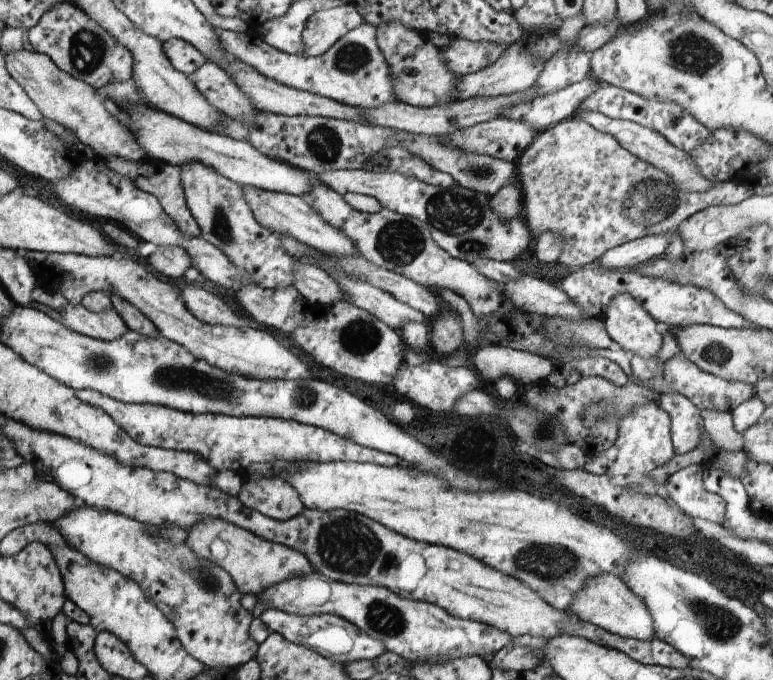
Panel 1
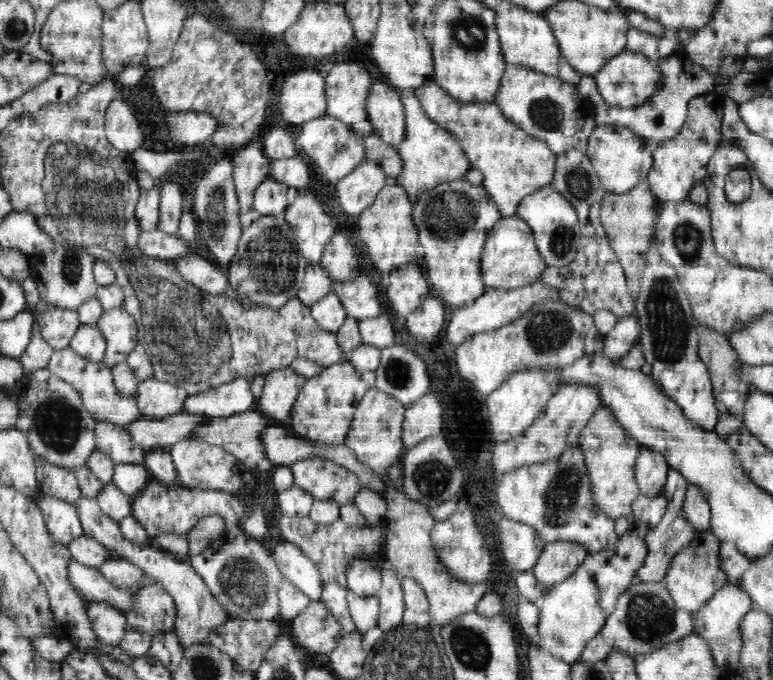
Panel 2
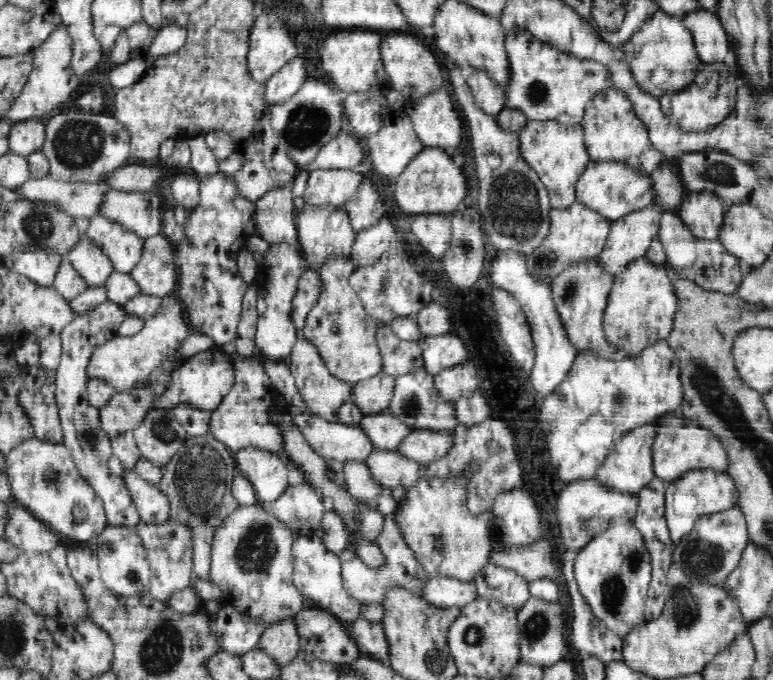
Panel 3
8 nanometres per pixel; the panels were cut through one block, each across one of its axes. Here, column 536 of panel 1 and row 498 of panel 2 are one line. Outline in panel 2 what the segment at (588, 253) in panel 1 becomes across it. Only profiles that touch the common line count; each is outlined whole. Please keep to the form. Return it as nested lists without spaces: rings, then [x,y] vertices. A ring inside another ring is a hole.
[[[151,479],[140,490],[140,494],[132,499],[132,514],[147,533],[154,537],[160,533],[178,533],[185,535],[206,516],[217,515],[222,517],[226,524],[236,524],[236,520],[242,523],[246,517],[244,503],[230,492],[199,490],[182,487],[180,484],[164,484]]]

